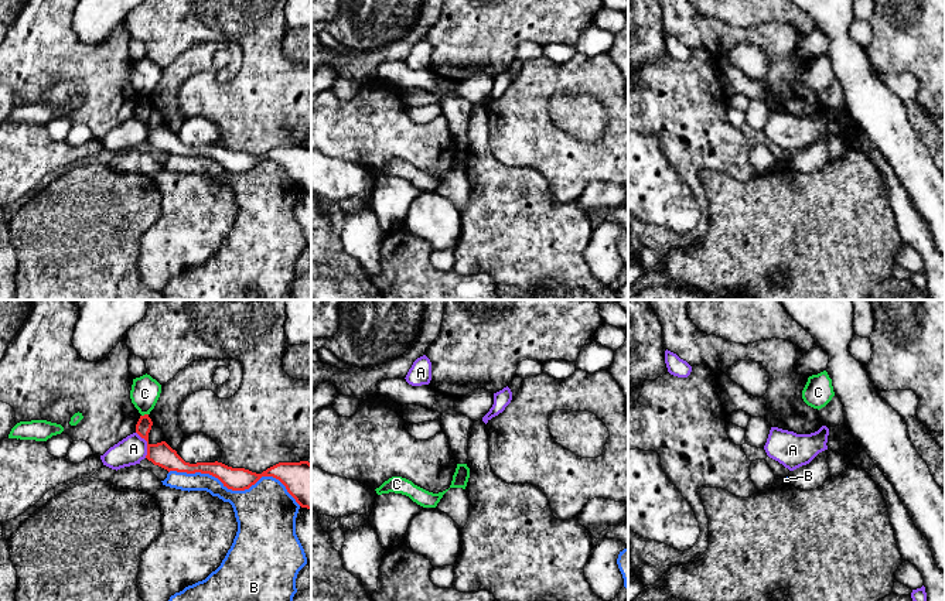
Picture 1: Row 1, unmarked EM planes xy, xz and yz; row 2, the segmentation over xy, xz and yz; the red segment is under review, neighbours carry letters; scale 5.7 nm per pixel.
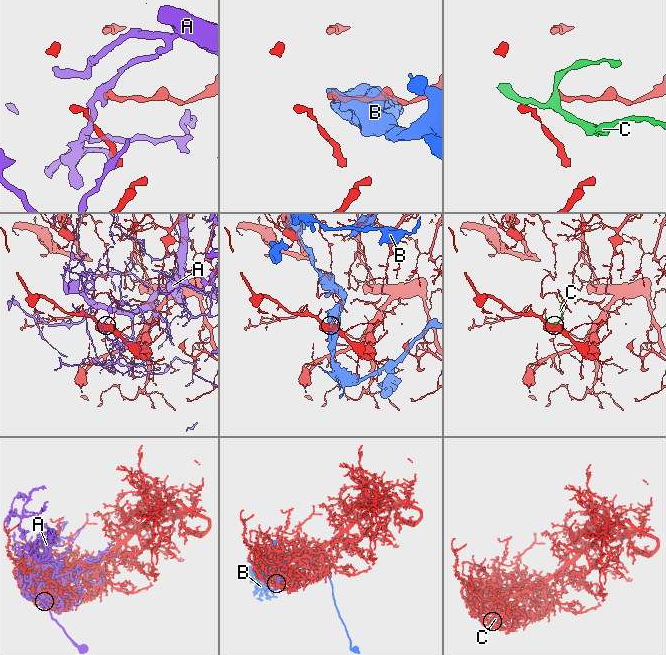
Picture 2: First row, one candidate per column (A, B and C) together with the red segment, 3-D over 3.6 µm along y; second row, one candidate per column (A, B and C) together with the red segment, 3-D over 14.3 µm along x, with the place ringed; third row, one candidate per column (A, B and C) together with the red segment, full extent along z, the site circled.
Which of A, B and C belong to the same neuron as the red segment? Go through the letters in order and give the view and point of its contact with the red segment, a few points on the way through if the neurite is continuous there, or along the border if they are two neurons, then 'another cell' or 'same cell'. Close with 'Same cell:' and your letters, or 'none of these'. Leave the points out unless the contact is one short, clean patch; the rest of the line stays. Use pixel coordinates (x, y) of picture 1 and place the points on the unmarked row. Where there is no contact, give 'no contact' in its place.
A: contact xy (147, 127); another cell
B: contact xy (236, 173); another cell
C: contact xy (145, 98); border xy (147, 96), (142, 99); another cell
Same cell: none of these

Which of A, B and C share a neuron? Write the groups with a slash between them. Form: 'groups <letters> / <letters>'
groups A / B / C

